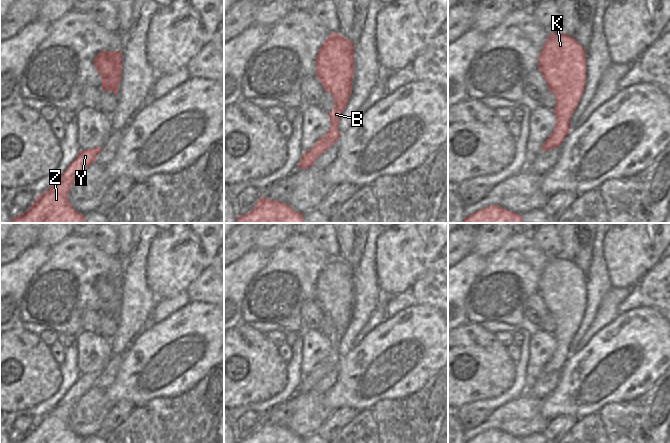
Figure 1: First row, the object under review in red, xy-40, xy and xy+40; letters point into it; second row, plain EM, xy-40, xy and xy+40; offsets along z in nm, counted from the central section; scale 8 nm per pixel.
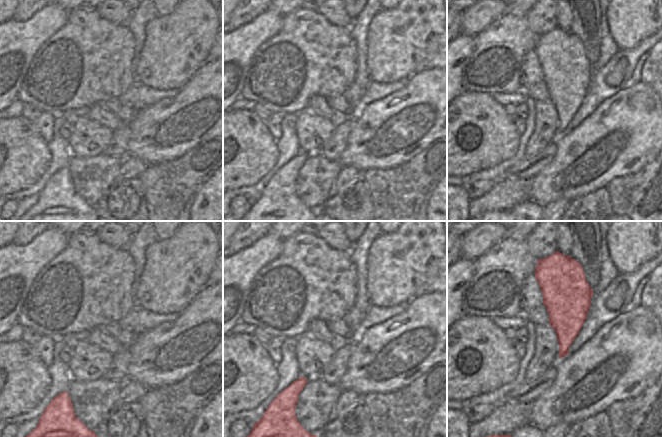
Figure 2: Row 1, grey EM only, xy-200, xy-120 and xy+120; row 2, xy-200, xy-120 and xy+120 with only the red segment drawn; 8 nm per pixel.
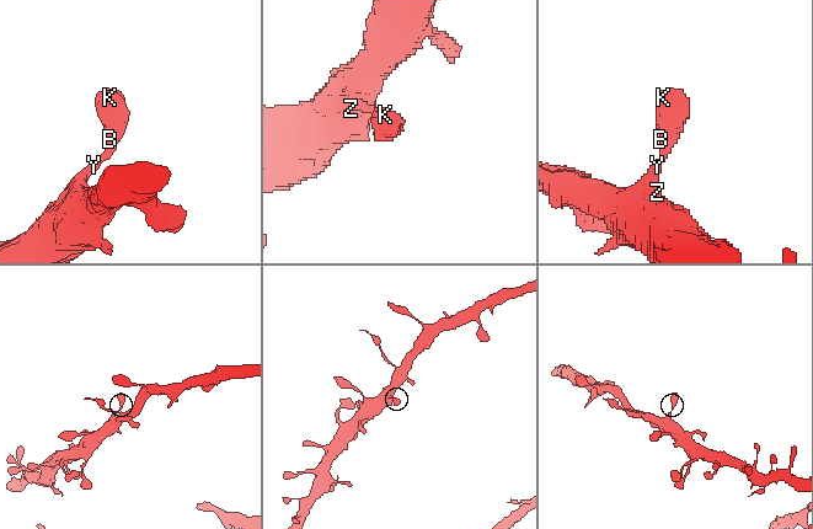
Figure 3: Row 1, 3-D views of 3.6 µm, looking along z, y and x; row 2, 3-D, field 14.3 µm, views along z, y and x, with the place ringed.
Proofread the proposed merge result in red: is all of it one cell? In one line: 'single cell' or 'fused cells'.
single cell

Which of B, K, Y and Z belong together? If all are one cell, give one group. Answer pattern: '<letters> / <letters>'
B K Y Z

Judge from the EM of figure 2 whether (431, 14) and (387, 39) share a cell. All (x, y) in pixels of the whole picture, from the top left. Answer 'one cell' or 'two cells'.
one cell

